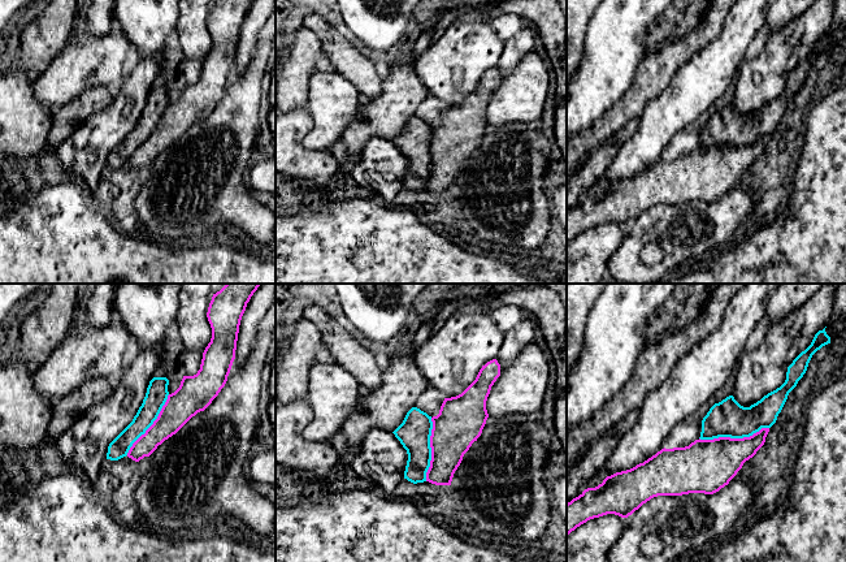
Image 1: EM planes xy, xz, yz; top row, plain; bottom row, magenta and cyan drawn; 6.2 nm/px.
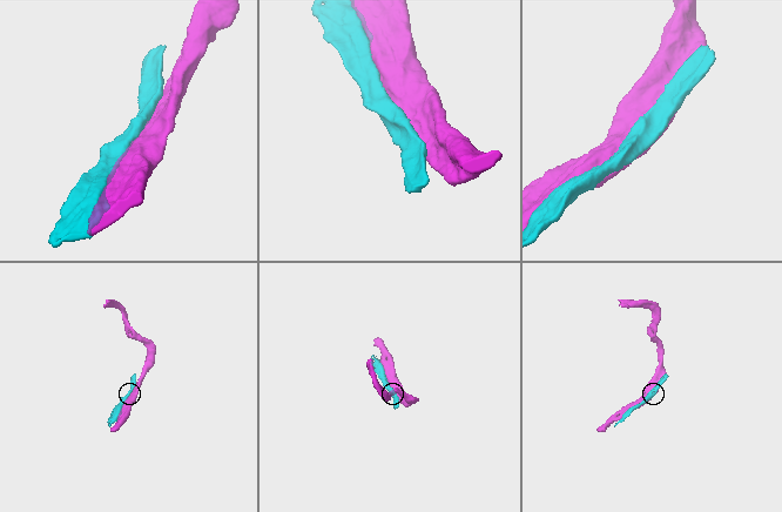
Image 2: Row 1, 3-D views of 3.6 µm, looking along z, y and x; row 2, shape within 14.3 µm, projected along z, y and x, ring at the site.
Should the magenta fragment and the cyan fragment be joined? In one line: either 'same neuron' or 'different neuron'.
same neuron

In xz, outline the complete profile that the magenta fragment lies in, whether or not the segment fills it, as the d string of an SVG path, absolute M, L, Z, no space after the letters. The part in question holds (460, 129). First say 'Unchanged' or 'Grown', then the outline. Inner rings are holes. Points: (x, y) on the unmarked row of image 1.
Grown. M493 68L482 74L476 88L461 103L444 107L437 125L431 126L417 116L407 121L403 131L392 140L408 163L404 187L413 193L429 190L451 194L464 163L482 142L489 126L486 109L499 85L500 73Z

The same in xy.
Grown. M217 0L213 3L207 21L212 47L203 61L200 78L194 85L183 85L179 96L172 103L168 100L169 88L166 86L153 86L133 130L109 152L107 168L118 169L127 164L139 170L144 165L149 165L159 154L212 112L227 90L235 68L240 29L253 1Z

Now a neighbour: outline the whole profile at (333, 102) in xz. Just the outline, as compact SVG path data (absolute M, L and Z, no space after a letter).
M317 68L309 78L307 109L313 117L313 127L303 139L304 148L331 151L360 114L359 91L335 70Z

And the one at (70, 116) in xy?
M96 86L53 112L48 134L48 150L58 148L90 116L105 109L112 99L112 88Z

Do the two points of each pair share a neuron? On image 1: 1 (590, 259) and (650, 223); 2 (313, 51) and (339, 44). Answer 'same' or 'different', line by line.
1: different
2: different

